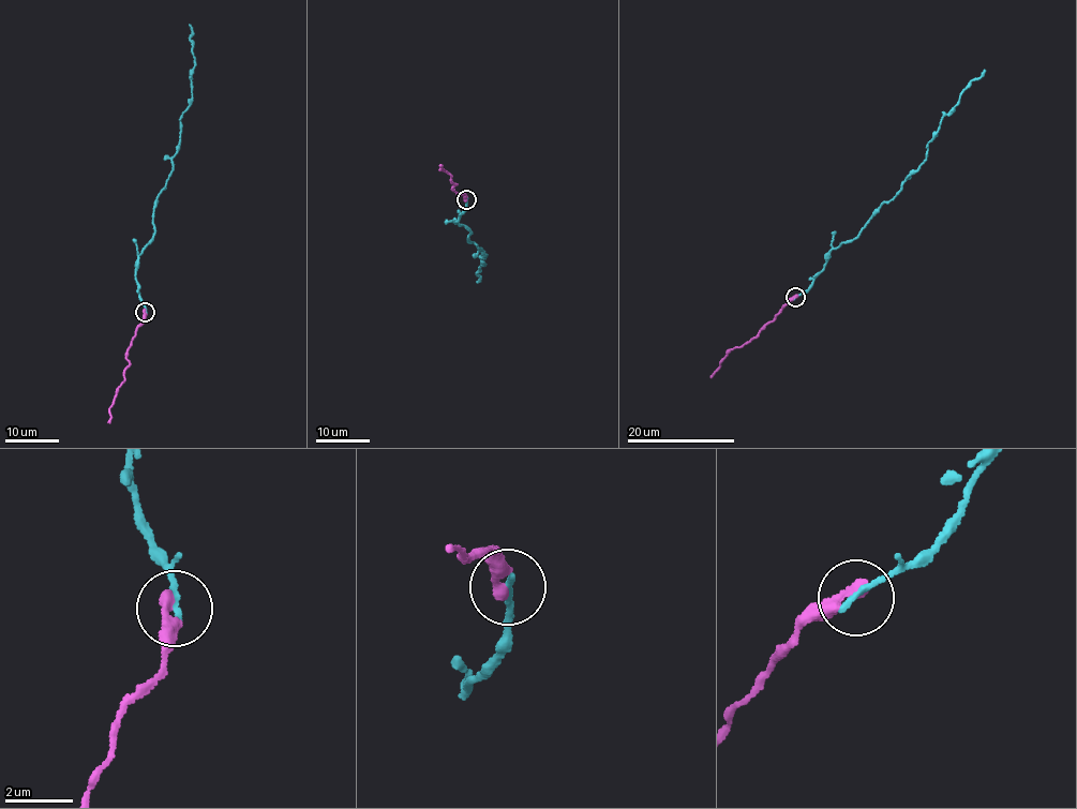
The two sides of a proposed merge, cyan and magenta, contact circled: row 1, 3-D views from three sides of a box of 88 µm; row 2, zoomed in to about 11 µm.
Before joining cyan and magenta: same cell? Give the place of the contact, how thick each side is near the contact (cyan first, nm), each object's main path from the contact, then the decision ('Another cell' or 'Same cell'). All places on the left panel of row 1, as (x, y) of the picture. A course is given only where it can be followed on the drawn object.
Place: (145, 312). Thickness 190 nm (cyan) against 360 nm. Course of cyan: (146, 312), (137, 261), (154, 231), (155, 203), (173, 168), (179, 119), (192, 94), (189, 25). Course of magenta: (146, 312), (128, 353), (123, 380), (109, 410), (109, 423). Same cell

